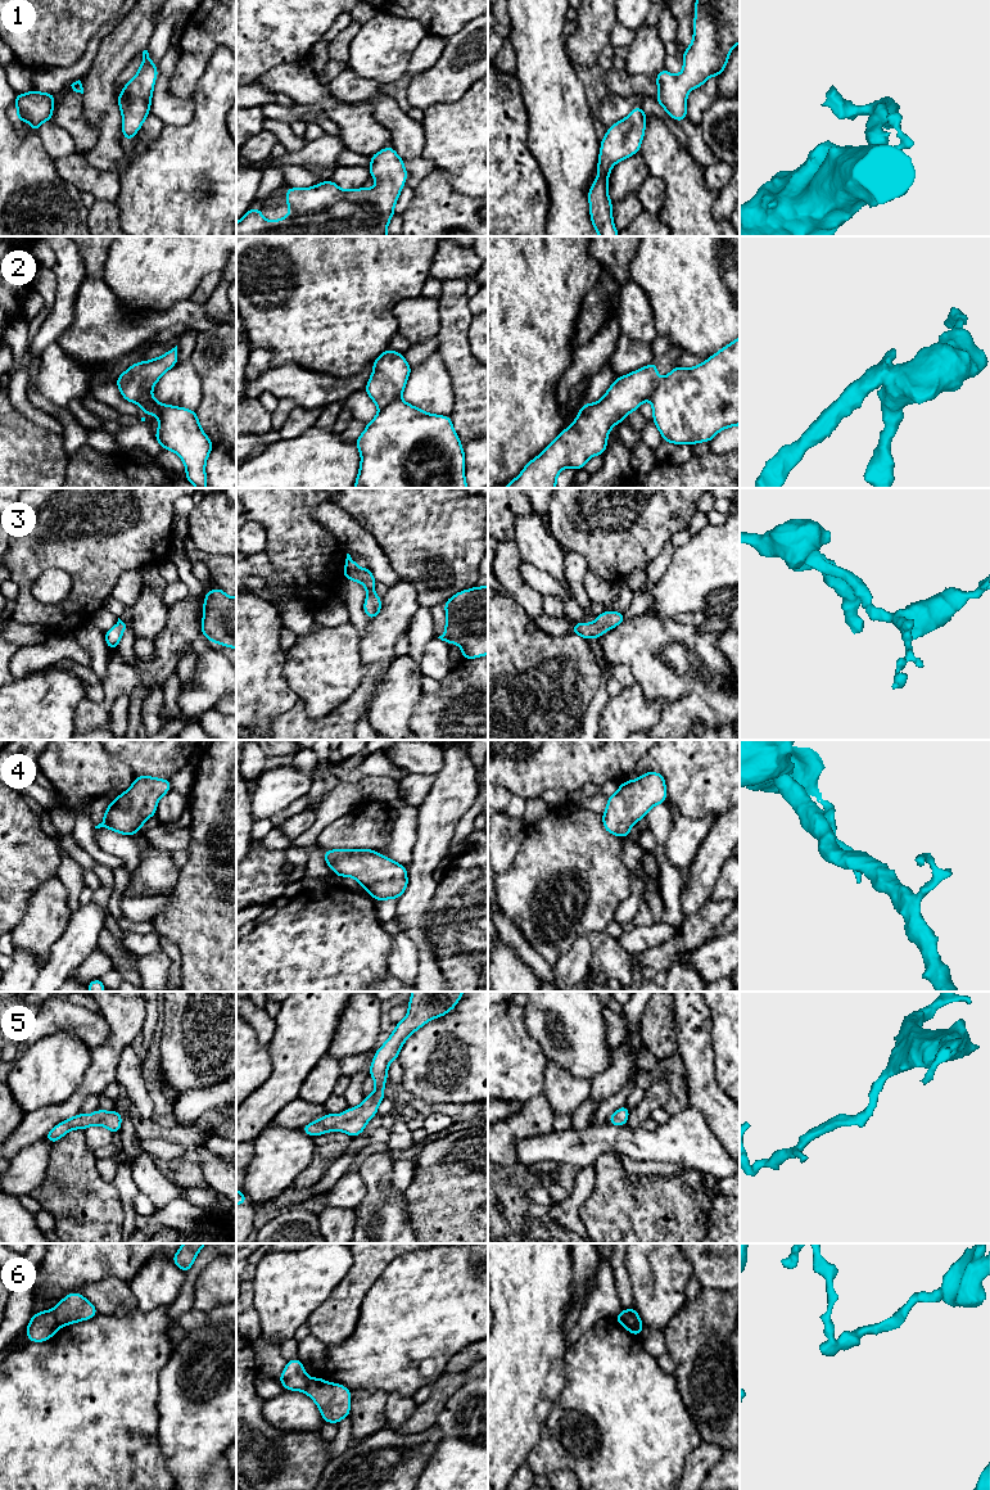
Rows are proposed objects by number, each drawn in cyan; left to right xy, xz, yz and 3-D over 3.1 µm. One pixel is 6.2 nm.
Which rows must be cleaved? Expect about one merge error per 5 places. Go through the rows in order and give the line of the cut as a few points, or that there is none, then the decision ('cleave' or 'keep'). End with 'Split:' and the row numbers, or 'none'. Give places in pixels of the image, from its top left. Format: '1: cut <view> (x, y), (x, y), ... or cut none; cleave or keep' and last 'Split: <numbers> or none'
1: cut none; keep
2: cut xz (399, 397), (379, 410); cleave
3: cut none; keep
4: cut none; keep
5: cut none; keep
6: cut xy (52, 1310), (59, 1327); cleave
Split: 2, 6

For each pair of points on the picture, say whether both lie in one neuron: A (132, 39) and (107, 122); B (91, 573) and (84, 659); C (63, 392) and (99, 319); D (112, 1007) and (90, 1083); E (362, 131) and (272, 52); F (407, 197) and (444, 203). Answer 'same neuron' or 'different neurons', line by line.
A: same neuron
B: different neurons
C: different neurons
D: same neuron
E: different neurons
F: different neurons

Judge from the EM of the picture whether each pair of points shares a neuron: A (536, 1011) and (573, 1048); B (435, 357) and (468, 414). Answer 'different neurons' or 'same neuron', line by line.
A: same neuron
B: different neurons

